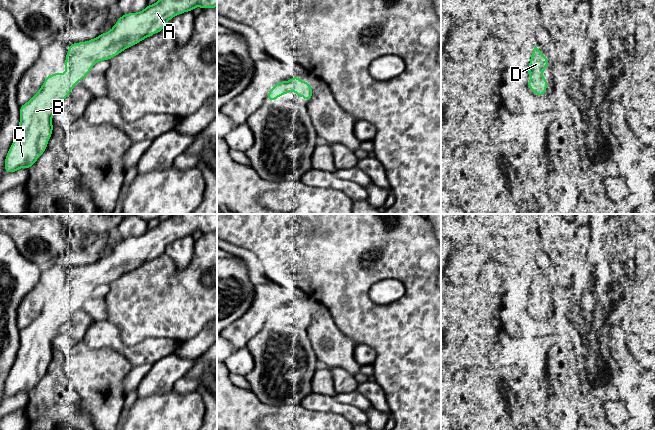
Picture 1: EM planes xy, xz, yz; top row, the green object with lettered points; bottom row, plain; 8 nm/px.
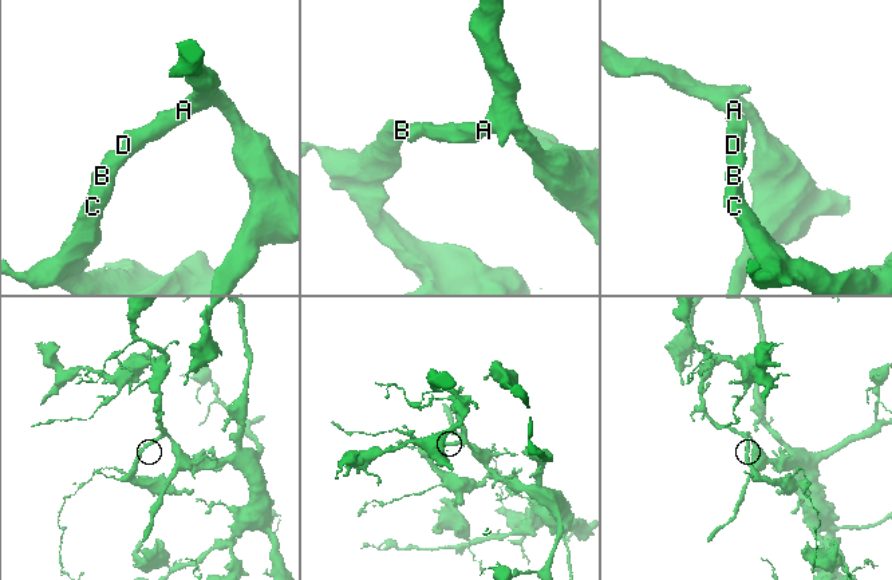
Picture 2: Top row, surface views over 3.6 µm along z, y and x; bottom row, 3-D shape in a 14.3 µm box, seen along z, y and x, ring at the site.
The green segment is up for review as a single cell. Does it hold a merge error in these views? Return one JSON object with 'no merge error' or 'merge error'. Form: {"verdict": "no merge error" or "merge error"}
{"verdict": "no merge error"}

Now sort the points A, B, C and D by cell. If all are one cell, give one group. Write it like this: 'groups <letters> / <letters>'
groups A B C D

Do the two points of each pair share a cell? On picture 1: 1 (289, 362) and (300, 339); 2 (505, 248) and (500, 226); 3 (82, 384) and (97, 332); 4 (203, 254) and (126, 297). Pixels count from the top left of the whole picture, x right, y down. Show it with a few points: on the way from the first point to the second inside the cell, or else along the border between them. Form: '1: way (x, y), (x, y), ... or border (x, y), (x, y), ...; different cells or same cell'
1: way (289, 356), (299, 345); same cell
2: way (505, 243), (503, 231); same cell
3: border (84, 343), (92, 348), (110, 347), (115, 351); different cells
4: way (188, 275), (166, 297), (147, 297); same cell

